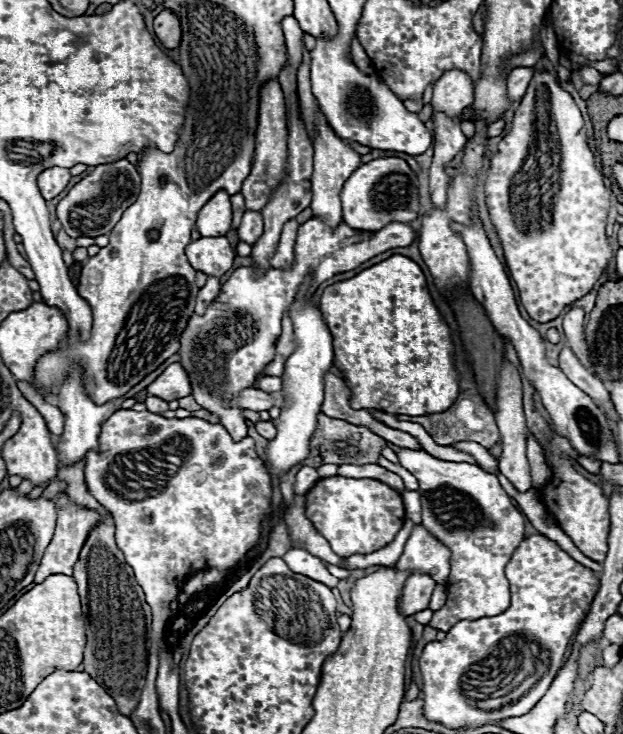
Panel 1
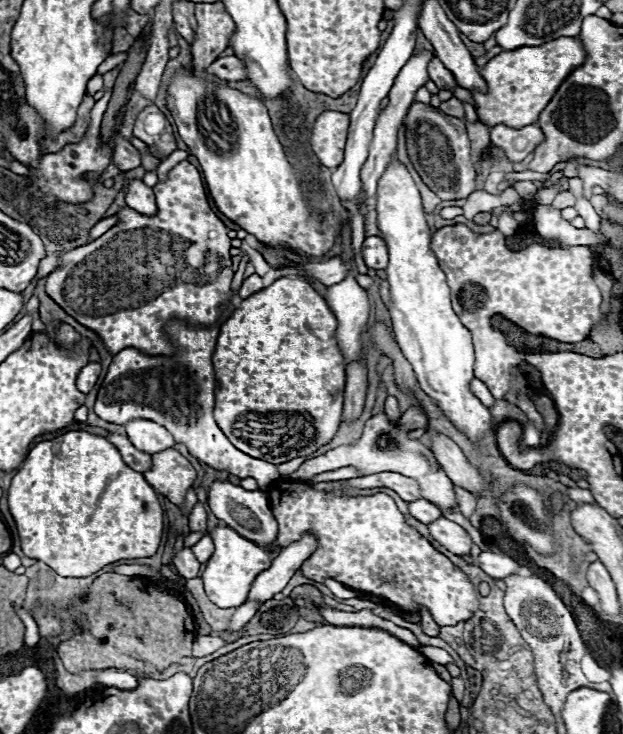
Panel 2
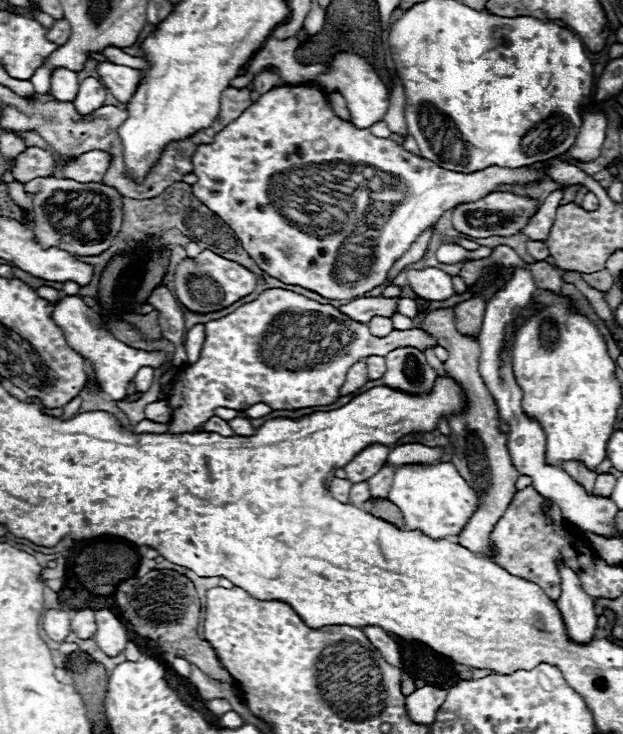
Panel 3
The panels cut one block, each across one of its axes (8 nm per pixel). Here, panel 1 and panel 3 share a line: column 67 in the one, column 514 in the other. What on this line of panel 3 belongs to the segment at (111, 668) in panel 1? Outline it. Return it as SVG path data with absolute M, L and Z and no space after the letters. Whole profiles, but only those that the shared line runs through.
M454 306L452 308L438 308L438 310L432 310L424 316L420 330L434 336L436 342L448 350L448 360L444 362L446 370L462 384L462 388L466 390L468 400L470 400L470 408L466 414L460 414L460 416L454 416L448 420L448 424L452 428L452 434L450 434L452 462L454 462L454 466L458 466L458 472L470 482L470 486L474 486L474 490L482 492L484 496L482 496L482 506L470 518L470 522L466 524L466 530L462 530L462 534L458 536L458 544L466 546L474 554L484 554L488 550L488 534L492 532L494 524L500 520L500 516L504 514L504 510L512 502L512 498L516 494L514 482L522 474L512 464L512 458L510 458L508 448L506 448L508 438L500 430L502 420L500 420L498 406L496 406L494 398L490 396L480 372L478 372L480 344L474 336L460 334L456 330L454 320L456 320Z

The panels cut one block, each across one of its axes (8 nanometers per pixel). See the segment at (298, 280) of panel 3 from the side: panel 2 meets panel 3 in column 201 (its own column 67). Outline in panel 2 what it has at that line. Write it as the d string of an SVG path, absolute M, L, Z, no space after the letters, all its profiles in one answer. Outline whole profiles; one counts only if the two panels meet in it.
M106 90L106 94L94 104L92 108L92 122L88 132L84 134L84 138L78 144L70 144L64 150L56 152L56 154L46 154L40 160L38 168L30 168L34 170L38 176L32 176L30 180L36 182L36 186L40 186L40 190L44 190L44 194L56 194L56 198L64 198L64 202L86 202L88 198L92 198L92 184L98 180L78 180L84 172L88 170L98 170L104 172L104 168L110 164L112 158L112 148L108 144L100 142L100 120L102 114L106 110L106 104L110 100L110 90Z

